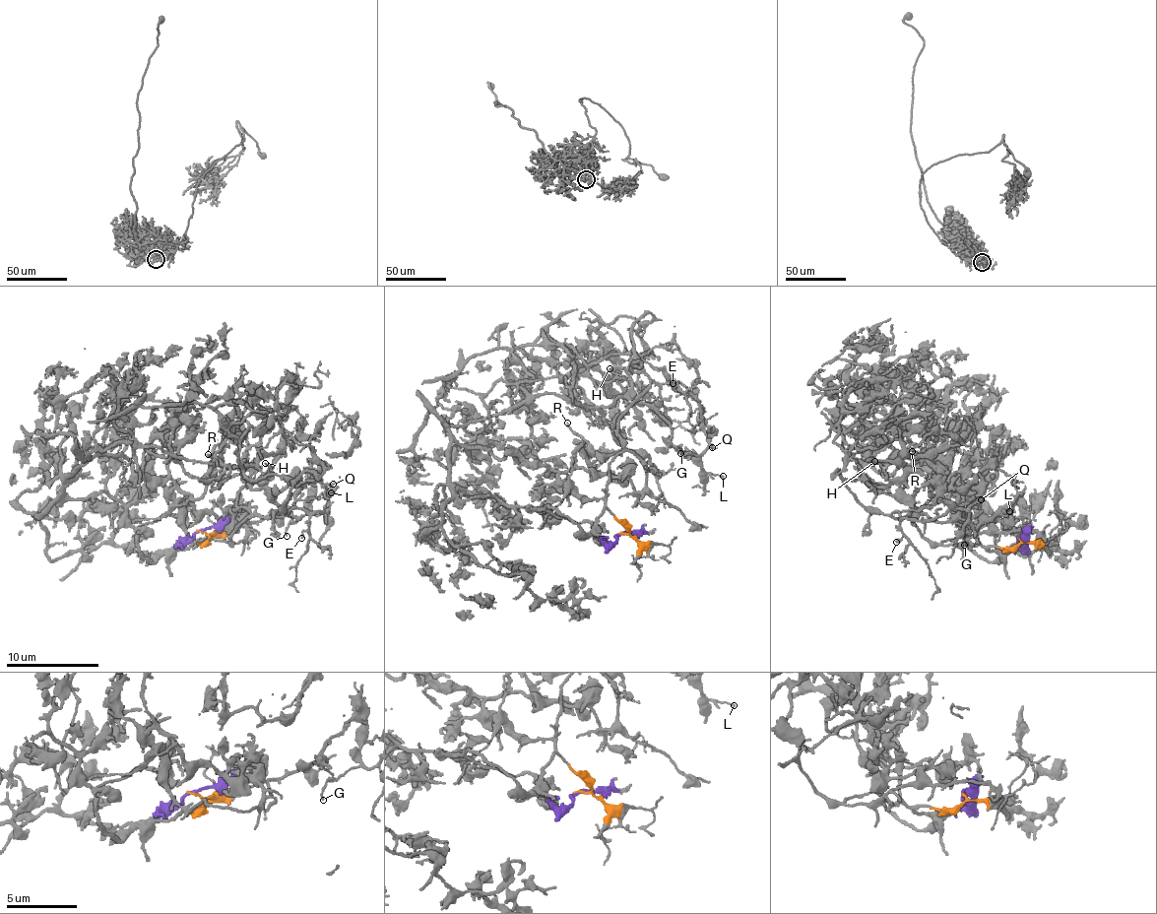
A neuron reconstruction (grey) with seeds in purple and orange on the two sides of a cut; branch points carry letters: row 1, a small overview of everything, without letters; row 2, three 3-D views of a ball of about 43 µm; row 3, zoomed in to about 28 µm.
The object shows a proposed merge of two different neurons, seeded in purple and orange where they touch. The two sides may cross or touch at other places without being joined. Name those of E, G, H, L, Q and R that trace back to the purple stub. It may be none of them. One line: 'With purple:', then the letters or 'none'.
With purple: none

